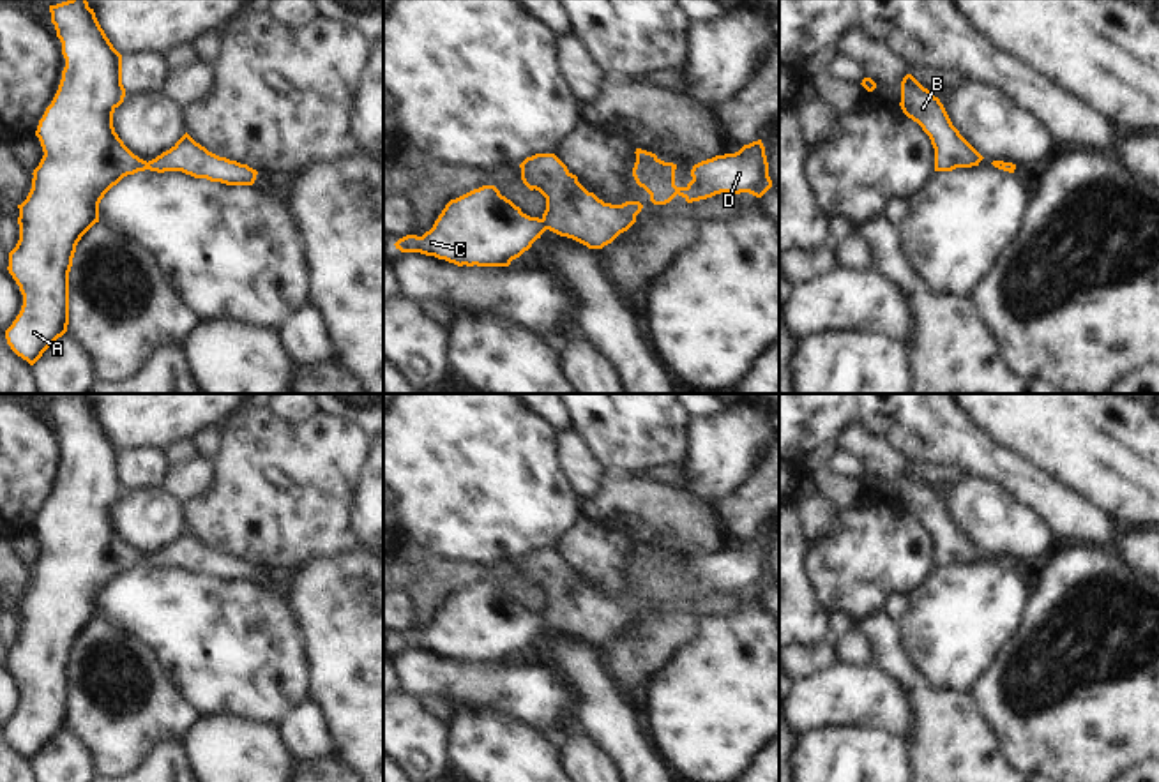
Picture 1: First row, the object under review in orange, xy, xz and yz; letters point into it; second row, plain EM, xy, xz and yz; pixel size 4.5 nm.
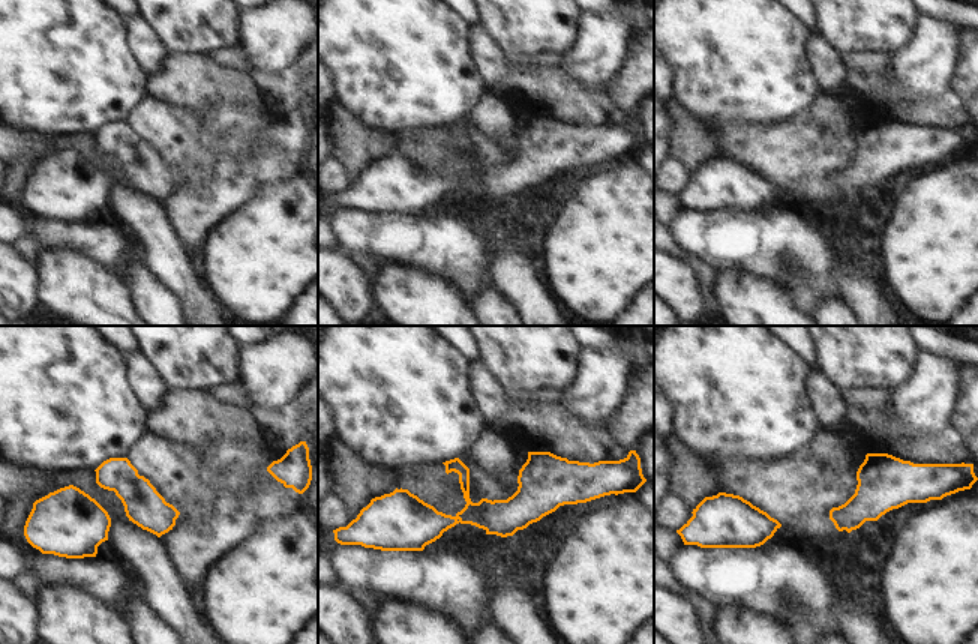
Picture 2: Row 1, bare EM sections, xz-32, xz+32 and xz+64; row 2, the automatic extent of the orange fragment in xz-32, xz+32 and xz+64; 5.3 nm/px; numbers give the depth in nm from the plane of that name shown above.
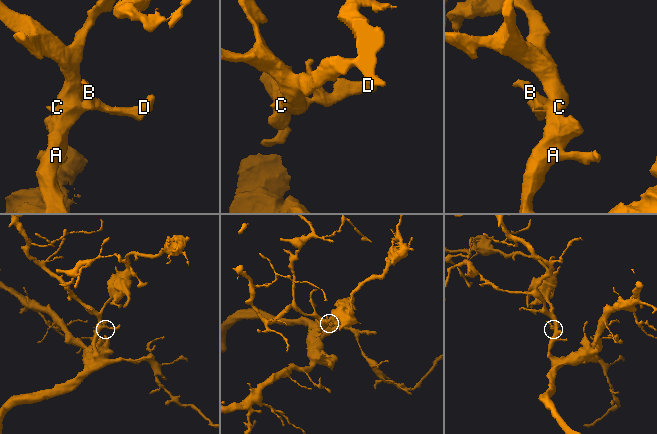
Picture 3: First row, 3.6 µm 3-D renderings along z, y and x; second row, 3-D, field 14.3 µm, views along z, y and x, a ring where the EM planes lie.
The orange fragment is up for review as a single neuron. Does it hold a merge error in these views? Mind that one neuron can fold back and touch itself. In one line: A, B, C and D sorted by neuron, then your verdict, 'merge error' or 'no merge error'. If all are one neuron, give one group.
A B C D | no merge error

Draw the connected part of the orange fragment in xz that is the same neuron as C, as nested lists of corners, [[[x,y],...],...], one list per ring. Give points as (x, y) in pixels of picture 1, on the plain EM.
[[[535,549],[521,560],[521,575],[546,593],[542,613],[530,613],[495,581],[451,595],[422,632],[406,630],[394,641],[458,662],[509,662],[549,625],[588,644],[602,644],[627,627],[640,597],[611,600],[588,588],[555,549]]]

